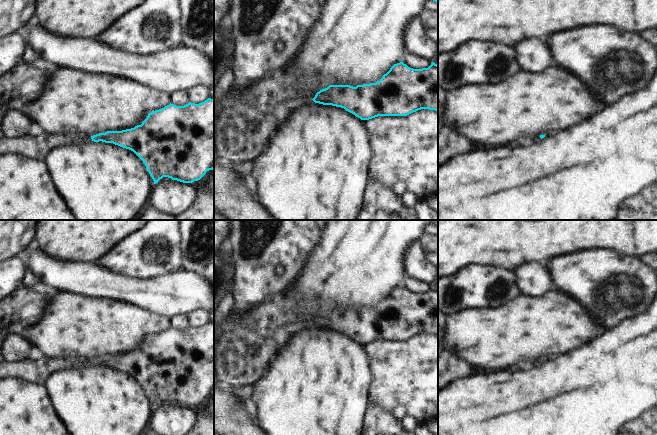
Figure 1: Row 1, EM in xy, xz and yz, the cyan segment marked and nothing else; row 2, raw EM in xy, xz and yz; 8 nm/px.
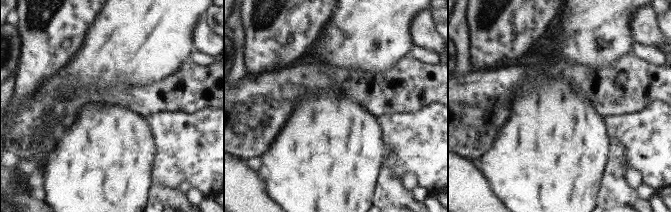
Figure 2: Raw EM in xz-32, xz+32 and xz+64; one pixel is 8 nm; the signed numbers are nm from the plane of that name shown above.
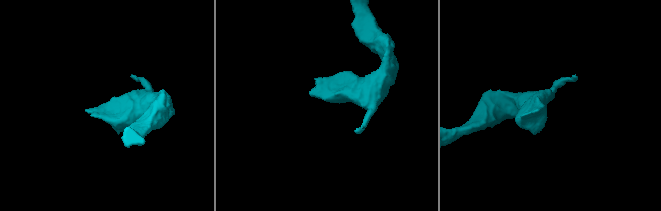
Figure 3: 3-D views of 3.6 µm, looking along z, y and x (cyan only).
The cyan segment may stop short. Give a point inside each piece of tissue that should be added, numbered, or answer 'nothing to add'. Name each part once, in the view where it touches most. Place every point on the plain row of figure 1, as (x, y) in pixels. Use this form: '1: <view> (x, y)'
1: xz (268, 327)

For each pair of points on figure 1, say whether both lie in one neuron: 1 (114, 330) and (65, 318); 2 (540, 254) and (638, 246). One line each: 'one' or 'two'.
1: one
2: one

